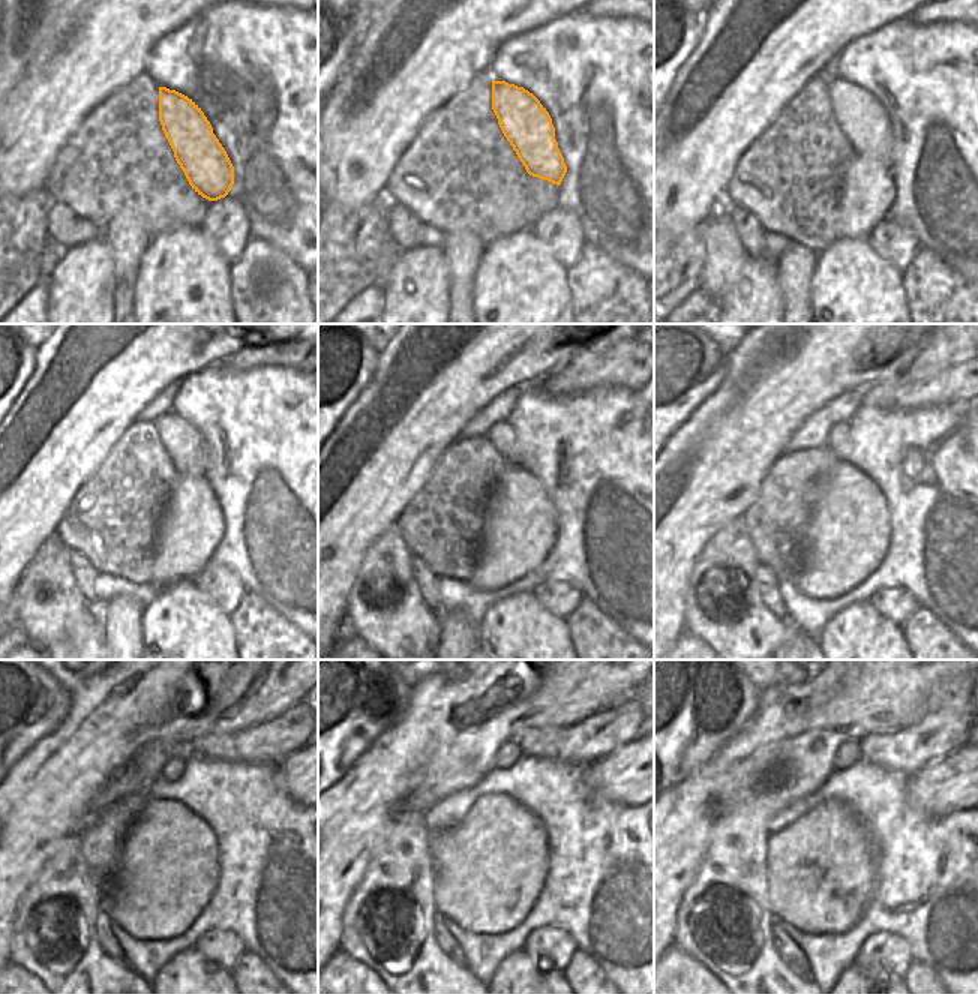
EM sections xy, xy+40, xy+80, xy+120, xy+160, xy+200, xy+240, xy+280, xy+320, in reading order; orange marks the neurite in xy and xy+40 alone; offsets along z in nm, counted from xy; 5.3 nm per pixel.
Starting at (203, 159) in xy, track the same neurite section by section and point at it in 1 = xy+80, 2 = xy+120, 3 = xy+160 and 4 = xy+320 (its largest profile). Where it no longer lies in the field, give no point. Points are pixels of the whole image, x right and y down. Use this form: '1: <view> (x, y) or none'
1: xy+80 (860, 116)
2: xy+120 (185, 446)
3: xy+160 (503, 437)
4: xy+320 (848, 753)

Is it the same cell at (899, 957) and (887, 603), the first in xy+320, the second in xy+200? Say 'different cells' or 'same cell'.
same cell

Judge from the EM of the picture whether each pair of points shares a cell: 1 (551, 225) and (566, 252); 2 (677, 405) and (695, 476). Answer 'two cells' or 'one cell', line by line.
1: one cell
2: two cells

